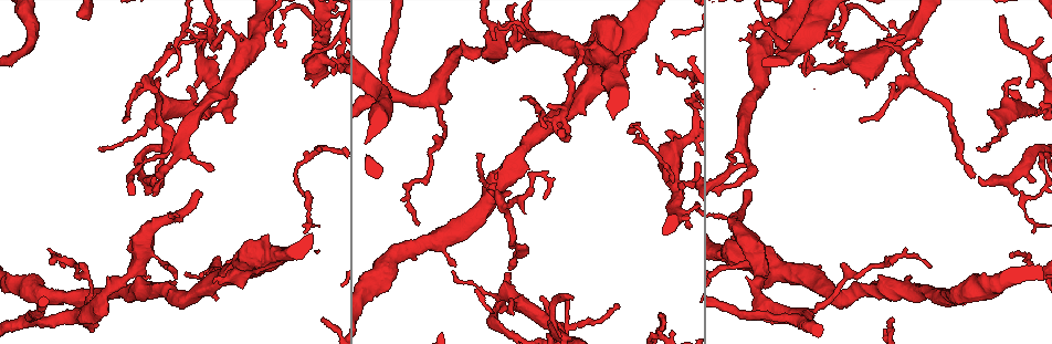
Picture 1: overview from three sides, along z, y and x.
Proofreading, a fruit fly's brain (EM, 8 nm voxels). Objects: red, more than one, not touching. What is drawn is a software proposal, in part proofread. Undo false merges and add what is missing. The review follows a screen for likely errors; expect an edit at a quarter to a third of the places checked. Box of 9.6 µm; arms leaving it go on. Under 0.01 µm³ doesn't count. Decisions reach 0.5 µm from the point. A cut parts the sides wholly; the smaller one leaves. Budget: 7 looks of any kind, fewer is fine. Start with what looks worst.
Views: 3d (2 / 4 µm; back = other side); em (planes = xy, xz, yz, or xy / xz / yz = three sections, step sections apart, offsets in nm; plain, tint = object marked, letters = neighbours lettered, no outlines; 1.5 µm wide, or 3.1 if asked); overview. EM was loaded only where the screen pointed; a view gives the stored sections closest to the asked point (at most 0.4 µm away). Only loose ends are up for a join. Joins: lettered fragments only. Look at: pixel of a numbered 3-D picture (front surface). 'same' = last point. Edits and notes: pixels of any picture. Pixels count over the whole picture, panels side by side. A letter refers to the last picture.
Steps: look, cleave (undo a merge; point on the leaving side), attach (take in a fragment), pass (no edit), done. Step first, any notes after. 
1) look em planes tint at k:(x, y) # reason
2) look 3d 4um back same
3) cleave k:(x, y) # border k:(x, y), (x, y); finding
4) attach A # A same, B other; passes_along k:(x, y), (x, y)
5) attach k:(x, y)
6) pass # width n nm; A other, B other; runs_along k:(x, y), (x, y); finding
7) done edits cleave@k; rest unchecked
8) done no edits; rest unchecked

look em planes letters at 1:(757, 26) # sharp bend

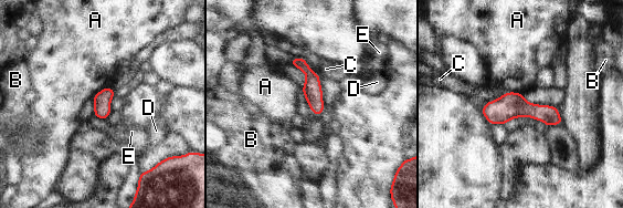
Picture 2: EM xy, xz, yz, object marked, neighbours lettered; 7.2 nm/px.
pass # width 130 nm; A other, B other, C other, D other, E other; runs_along 2:(485, 108), (527, 108), (559, 122); continuous, no second cell

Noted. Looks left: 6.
look 3d 2um at 1:(745, 191) # free end

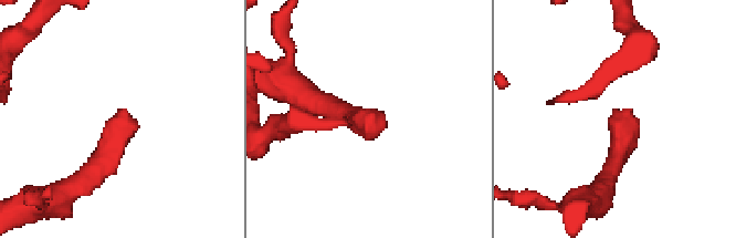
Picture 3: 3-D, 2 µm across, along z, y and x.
look em yz step 4 tint at 3:(371, 117)

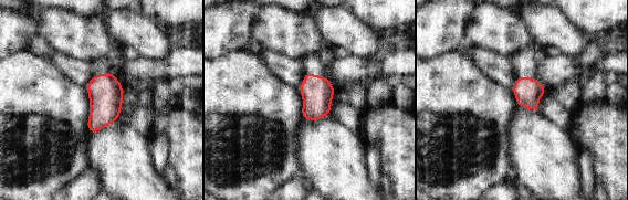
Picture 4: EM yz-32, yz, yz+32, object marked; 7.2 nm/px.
look em planes letters same

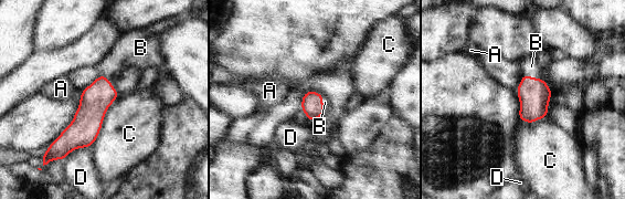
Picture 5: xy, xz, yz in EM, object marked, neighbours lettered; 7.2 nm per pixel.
attach B # width 160 nm; longest_contact C 420 nm; A other, B same, C other, D other; the cell continues

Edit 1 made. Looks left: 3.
look overview

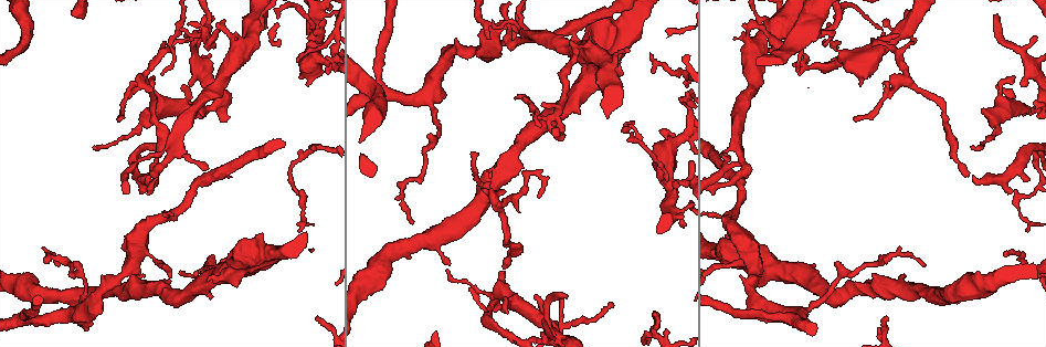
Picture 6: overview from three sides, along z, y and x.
look em planes letters at 6:(565, 296) # an open end

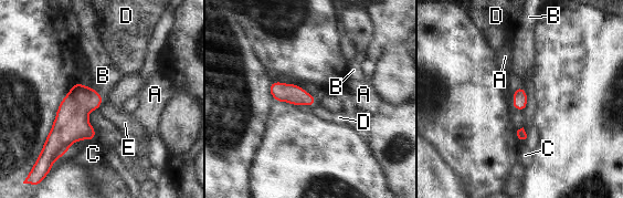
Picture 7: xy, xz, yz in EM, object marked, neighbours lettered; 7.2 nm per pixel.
attach B # width 100 nm; A other, B same, C other, D other, E other; it goes on there

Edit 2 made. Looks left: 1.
done edits attach@5, attach@7; rest unchecked

